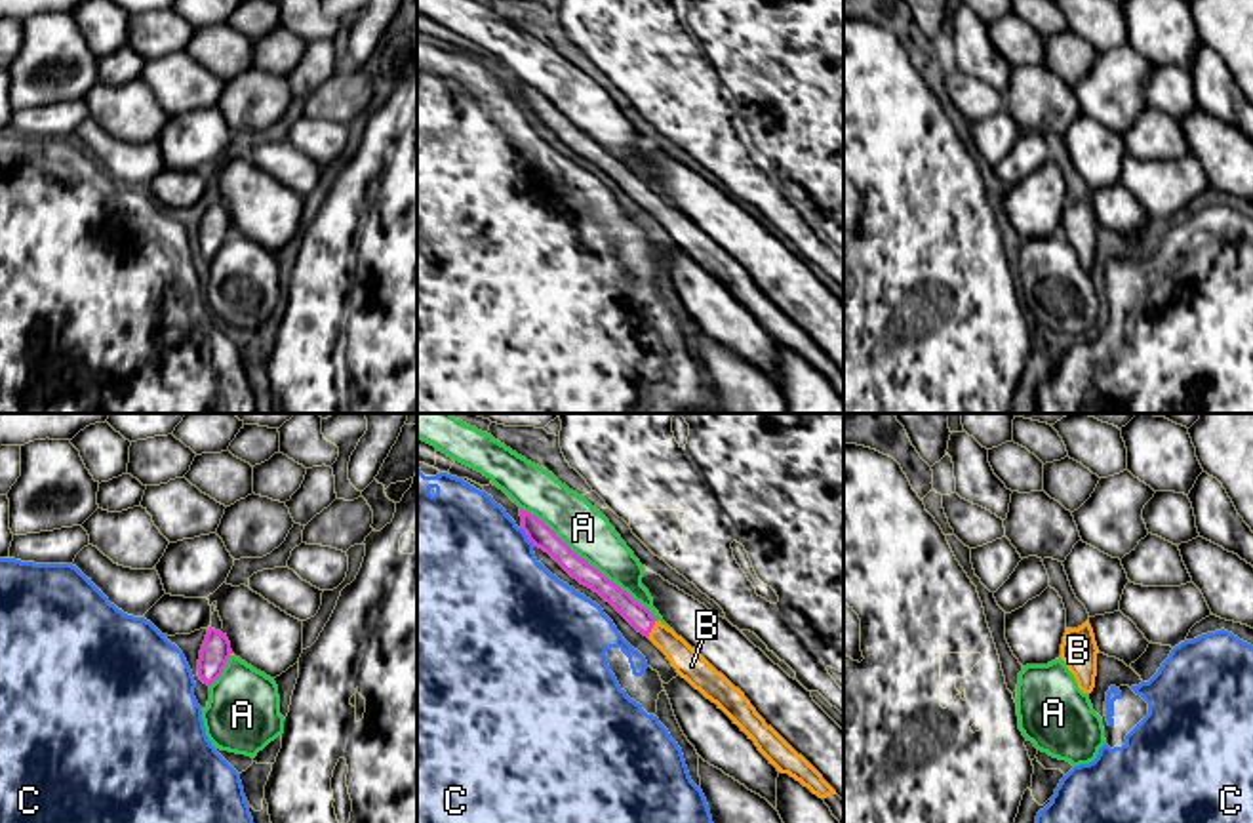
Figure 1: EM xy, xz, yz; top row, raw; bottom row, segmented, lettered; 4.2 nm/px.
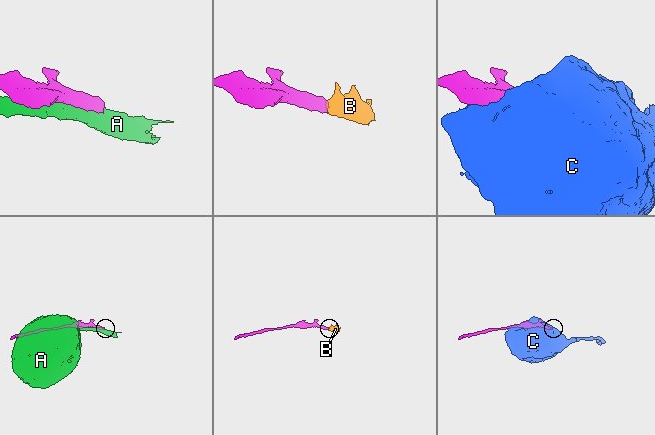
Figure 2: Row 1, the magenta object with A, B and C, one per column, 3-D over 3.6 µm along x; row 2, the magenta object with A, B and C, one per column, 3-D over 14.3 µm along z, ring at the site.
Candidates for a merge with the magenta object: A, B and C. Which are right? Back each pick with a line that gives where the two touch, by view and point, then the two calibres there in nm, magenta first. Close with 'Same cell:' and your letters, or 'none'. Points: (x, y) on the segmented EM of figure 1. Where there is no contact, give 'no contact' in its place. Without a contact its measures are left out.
B: contact xz (652, 627); calibres 100 and 120 nm
Same cell: B

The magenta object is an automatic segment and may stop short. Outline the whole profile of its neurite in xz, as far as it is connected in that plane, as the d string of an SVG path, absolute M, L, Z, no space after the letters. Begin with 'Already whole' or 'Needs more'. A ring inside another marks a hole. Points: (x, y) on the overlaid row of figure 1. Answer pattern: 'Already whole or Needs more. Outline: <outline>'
Needs more. Outline: M520 509L520 516L522 530L533 547L548 552L573 579L609 602L638 632L647 636L666 655L682 678L716 703L754 741L777 772L788 773L823 798L832 815L844 823L844 800L802 754L766 724L739 688L682 636L657 621L646 606L575 554L543 520L524 509Z

